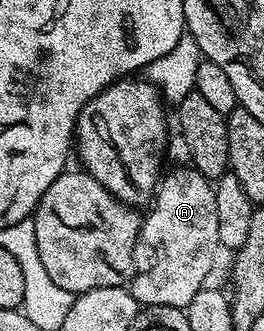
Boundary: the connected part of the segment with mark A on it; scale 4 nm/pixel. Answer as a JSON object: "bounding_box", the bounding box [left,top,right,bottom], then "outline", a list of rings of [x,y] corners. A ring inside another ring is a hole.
{"bounding_box":[130,167,222,310],"outline":[[[191,167],[165,172],[158,182],[154,204],[148,211],[148,217],[146,213],[140,226],[139,239],[139,244],[148,248],[148,266],[145,269],[143,266],[132,278],[130,291],[141,306],[165,305],[187,310],[190,299],[194,299],[194,295],[205,288],[207,281],[204,280],[211,275],[216,265],[216,256],[222,253],[218,239],[218,203],[213,182]]]}

